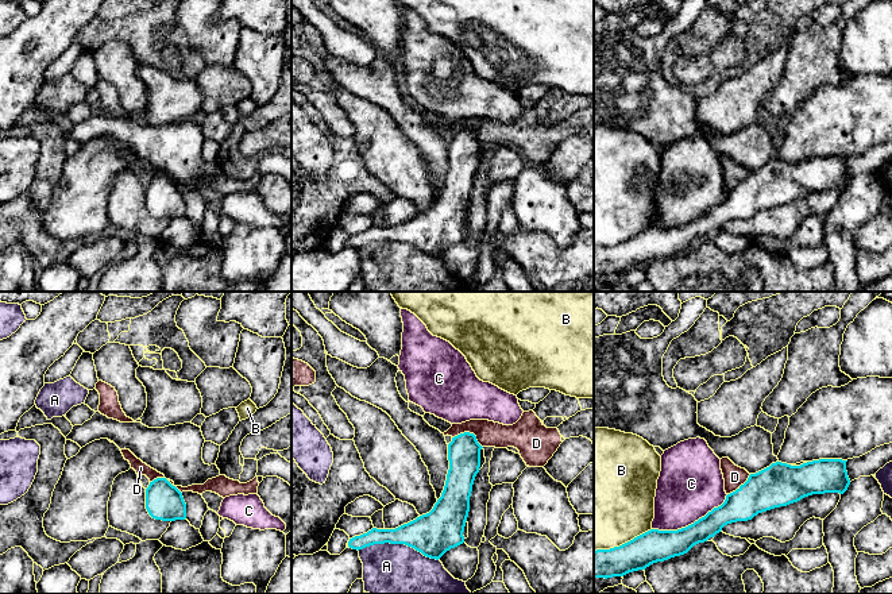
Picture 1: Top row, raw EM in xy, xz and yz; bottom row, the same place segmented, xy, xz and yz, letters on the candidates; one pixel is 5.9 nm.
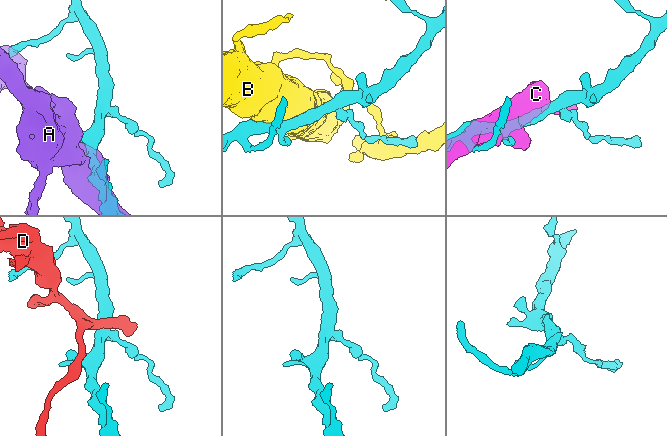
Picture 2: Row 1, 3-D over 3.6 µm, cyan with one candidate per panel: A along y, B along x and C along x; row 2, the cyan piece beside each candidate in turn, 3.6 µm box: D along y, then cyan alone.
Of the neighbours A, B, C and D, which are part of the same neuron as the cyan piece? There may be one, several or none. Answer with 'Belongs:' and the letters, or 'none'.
Belongs: none

